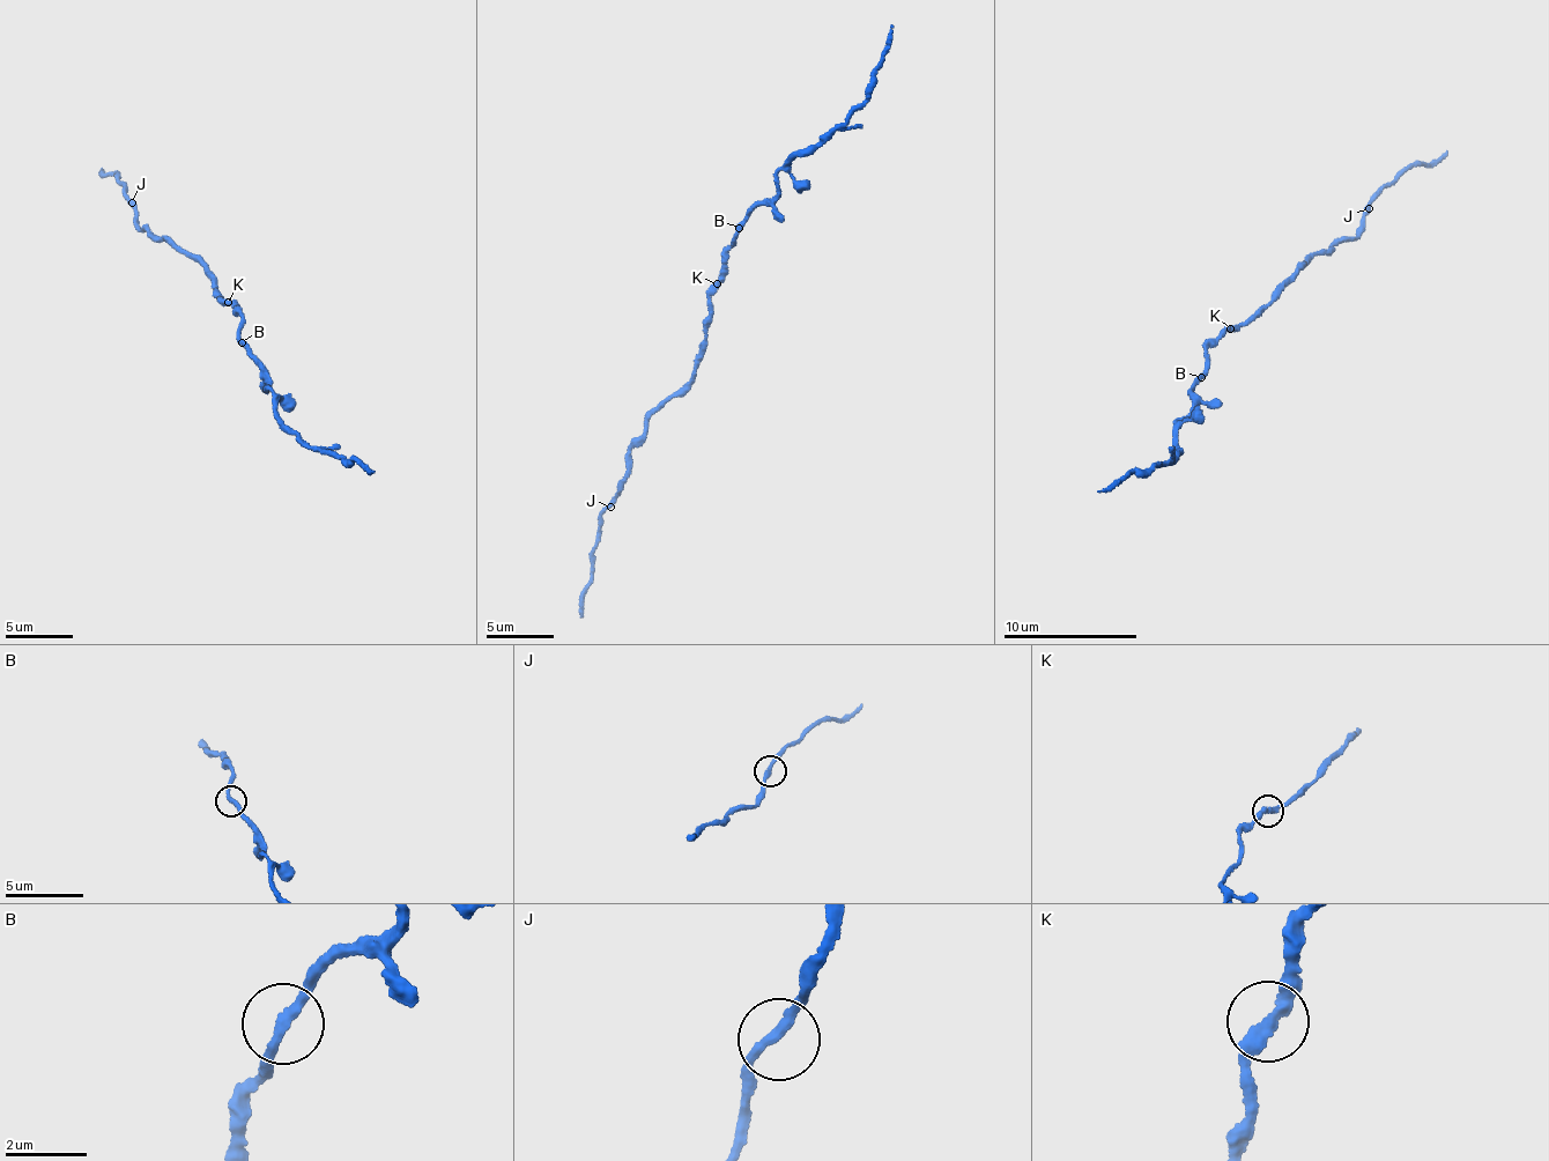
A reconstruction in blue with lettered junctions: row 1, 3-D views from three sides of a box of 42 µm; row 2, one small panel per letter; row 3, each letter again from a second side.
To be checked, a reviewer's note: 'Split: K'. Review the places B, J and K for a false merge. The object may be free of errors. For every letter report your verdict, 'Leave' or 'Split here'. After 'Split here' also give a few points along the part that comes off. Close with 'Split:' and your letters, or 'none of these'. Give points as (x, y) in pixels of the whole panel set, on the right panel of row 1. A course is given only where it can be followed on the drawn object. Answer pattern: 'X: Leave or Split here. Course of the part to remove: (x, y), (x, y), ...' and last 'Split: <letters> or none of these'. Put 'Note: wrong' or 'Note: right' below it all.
B: Leave
J: Leave
K: Leave
Split: none of these
Note: wrong

